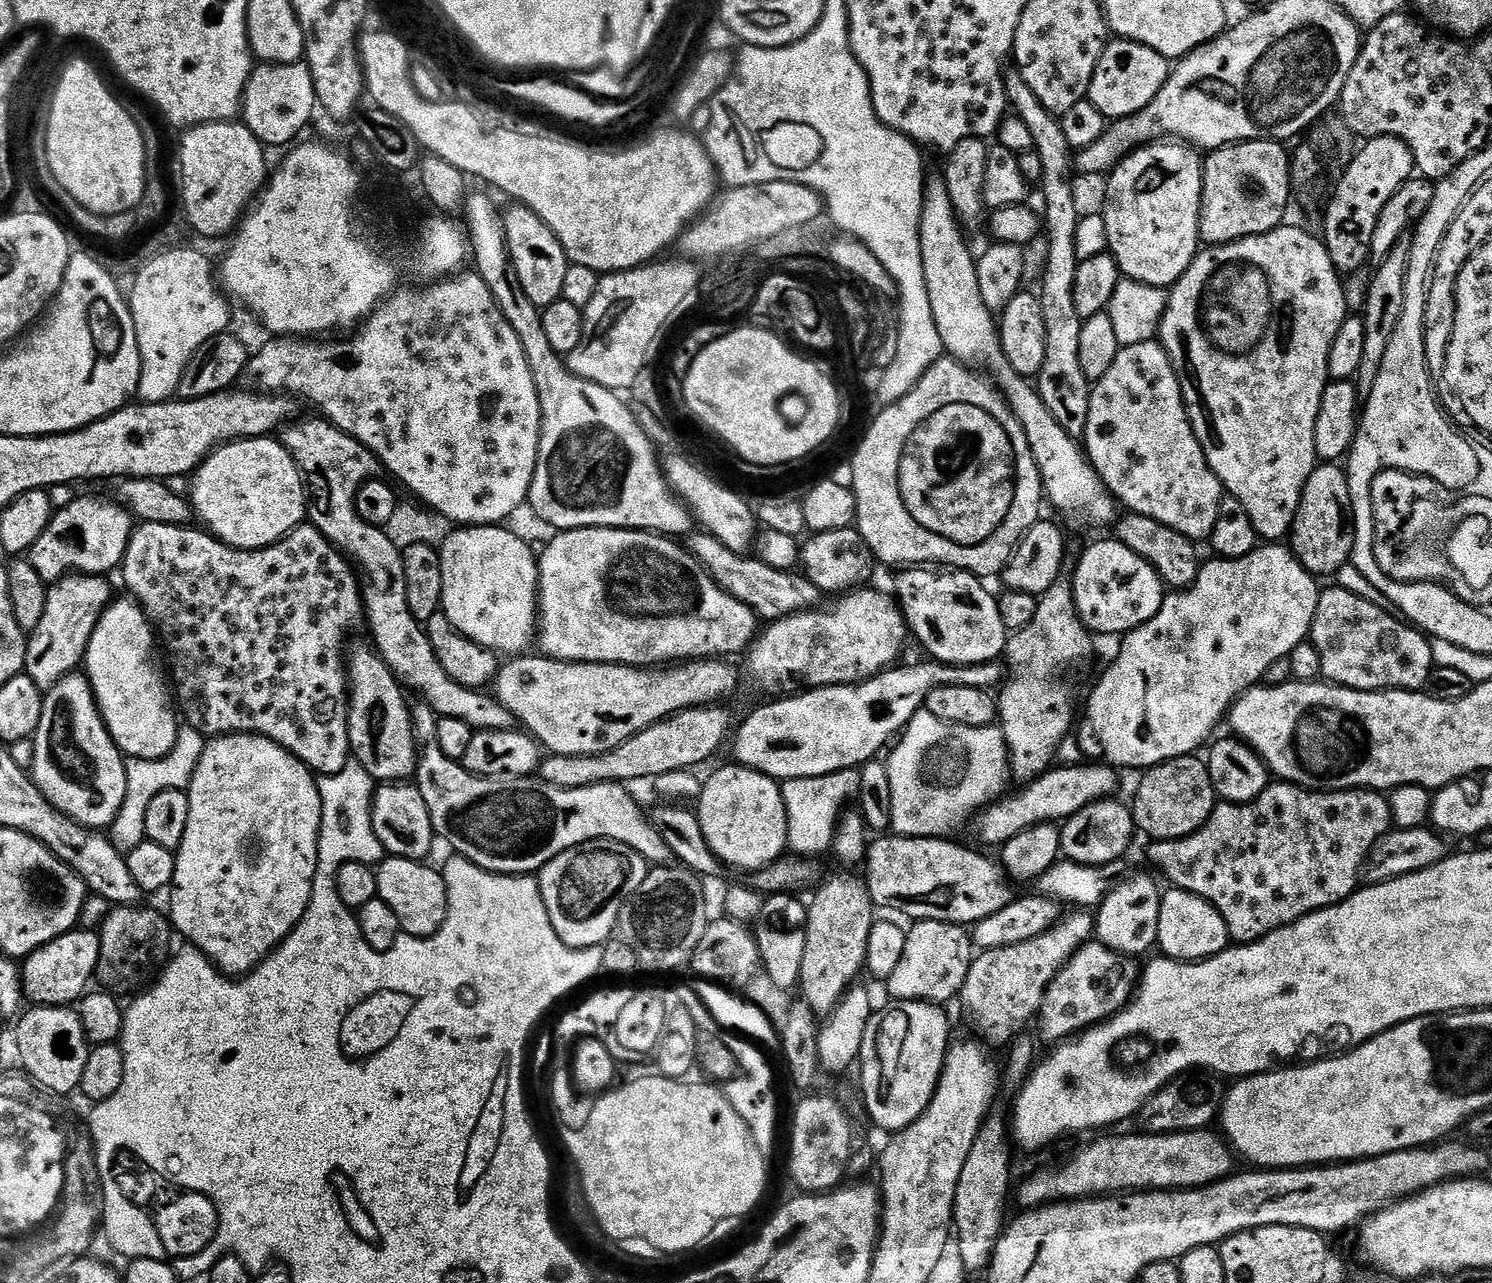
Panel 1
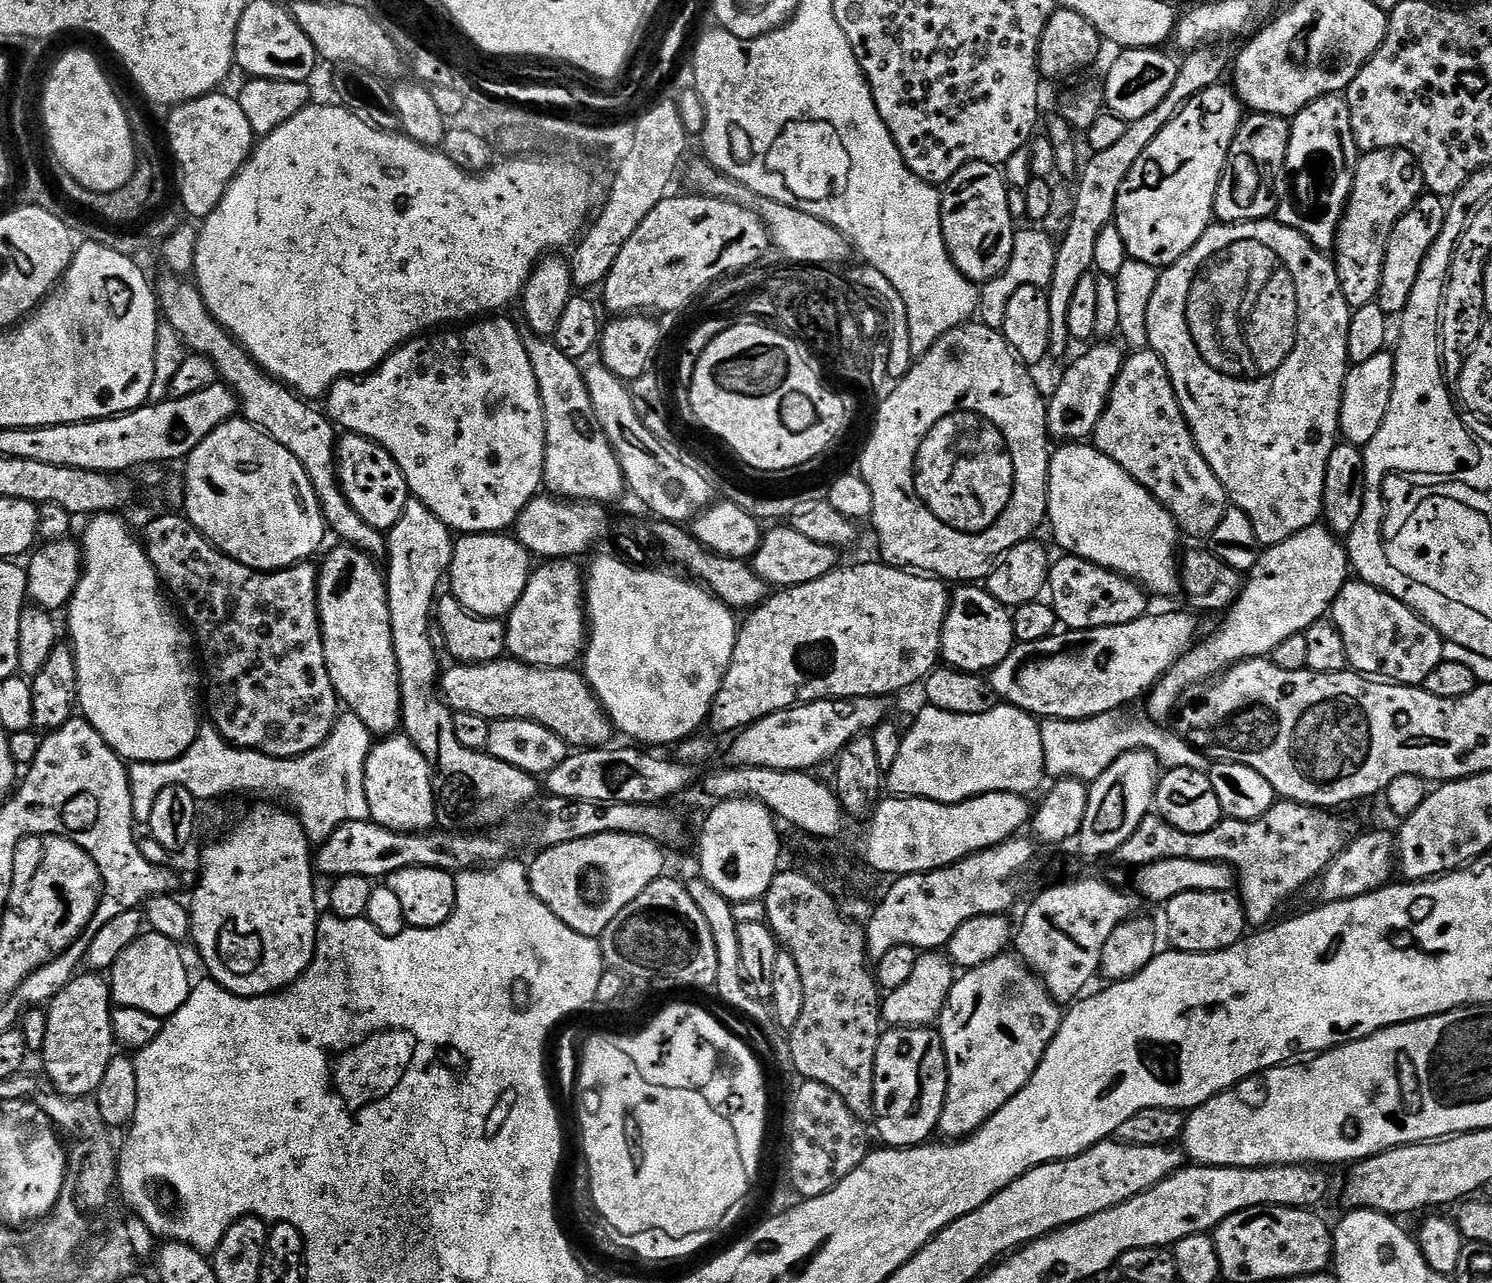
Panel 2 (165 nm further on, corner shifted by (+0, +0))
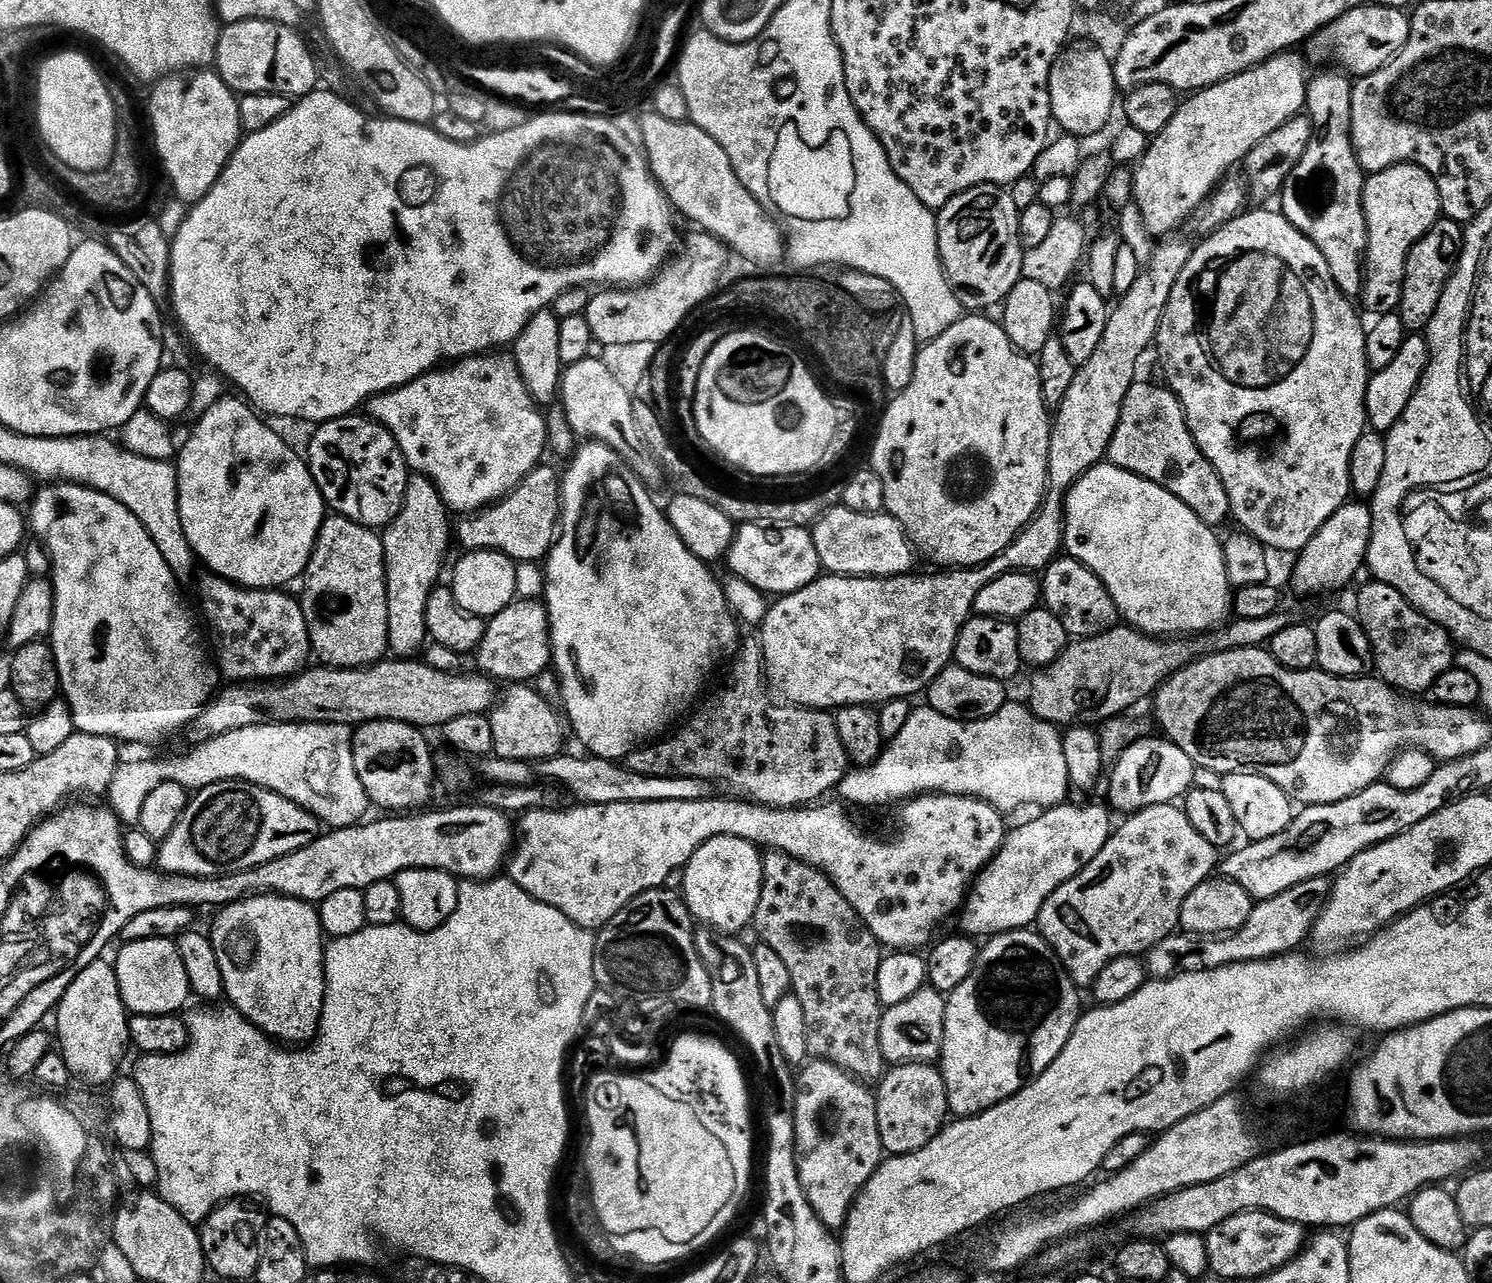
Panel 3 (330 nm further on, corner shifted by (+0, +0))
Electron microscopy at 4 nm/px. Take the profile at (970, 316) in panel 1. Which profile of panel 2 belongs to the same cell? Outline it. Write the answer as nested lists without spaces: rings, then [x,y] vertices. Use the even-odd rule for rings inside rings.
[[[1068,442],[1051,453],[1048,462],[1048,514],[1052,536],[1065,553],[1081,556],[1106,570],[1127,576],[1143,586],[1153,597],[1172,596],[1181,591],[1176,543],[1182,539],[1172,515],[1162,507],[1118,462],[1088,442]]]

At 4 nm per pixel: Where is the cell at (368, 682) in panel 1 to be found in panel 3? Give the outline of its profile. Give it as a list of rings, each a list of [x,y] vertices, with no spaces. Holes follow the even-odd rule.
[[[329,515],[320,527],[312,561],[303,577],[304,617],[315,659],[329,668],[367,668],[385,659],[388,647],[388,587],[384,569],[384,542],[379,531],[345,516]]]

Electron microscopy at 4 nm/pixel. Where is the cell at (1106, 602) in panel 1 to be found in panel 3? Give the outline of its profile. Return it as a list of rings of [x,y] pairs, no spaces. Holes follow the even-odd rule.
[[[1067,554],[1061,555],[1043,569],[1042,604],[1056,615],[1062,626],[1066,626],[1072,638],[1097,636],[1117,627],[1122,620],[1114,598],[1110,598],[1108,587],[1085,564],[1073,560]]]

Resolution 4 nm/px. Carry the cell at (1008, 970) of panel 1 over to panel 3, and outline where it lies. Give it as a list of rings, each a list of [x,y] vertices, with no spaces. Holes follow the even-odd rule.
[[[1175,803],[1150,806],[1131,813],[1125,820],[1128,821],[1113,831],[1106,846],[1077,876],[1044,900],[1040,911],[1040,935],[1056,951],[1060,965],[1081,990],[1091,989],[1098,974],[1114,958],[1147,954],[1155,944],[1173,935],[1180,928],[1182,906],[1188,895],[1218,868],[1218,850],[1190,826],[1183,807]]]

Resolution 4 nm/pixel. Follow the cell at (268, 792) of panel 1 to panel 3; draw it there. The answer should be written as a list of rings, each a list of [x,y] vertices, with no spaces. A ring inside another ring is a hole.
[[[249,896],[247,900],[227,904],[215,916],[210,935],[214,954],[218,954],[218,966],[222,966],[227,1003],[241,1012],[255,1028],[261,1028],[273,1041],[288,1046],[304,1046],[315,1040],[320,1031],[326,990],[326,937],[324,927],[320,925],[319,911],[307,900],[295,900],[289,896]]]

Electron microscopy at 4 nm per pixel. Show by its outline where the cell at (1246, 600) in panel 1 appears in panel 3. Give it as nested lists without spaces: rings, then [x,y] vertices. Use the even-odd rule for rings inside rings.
[[[1349,502],[1335,512],[1310,538],[1310,542],[1305,548],[1300,549],[1298,559],[1300,565],[1296,568],[1296,576],[1300,581],[1297,582],[1296,588],[1304,596],[1316,596],[1319,592],[1336,592],[1339,588],[1344,588],[1356,575],[1359,574],[1360,568],[1365,567],[1368,559],[1368,539],[1372,536],[1372,510],[1367,503]]]

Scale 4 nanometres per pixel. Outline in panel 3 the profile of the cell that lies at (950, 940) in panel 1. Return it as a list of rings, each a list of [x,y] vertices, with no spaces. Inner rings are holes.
[[[925,986],[918,990],[906,1002],[898,1006],[884,1008],[884,1017],[880,1027],[880,1045],[885,1061],[889,1065],[932,1064],[939,1061],[944,1045],[944,1019],[946,1018],[946,996],[938,989]]]

